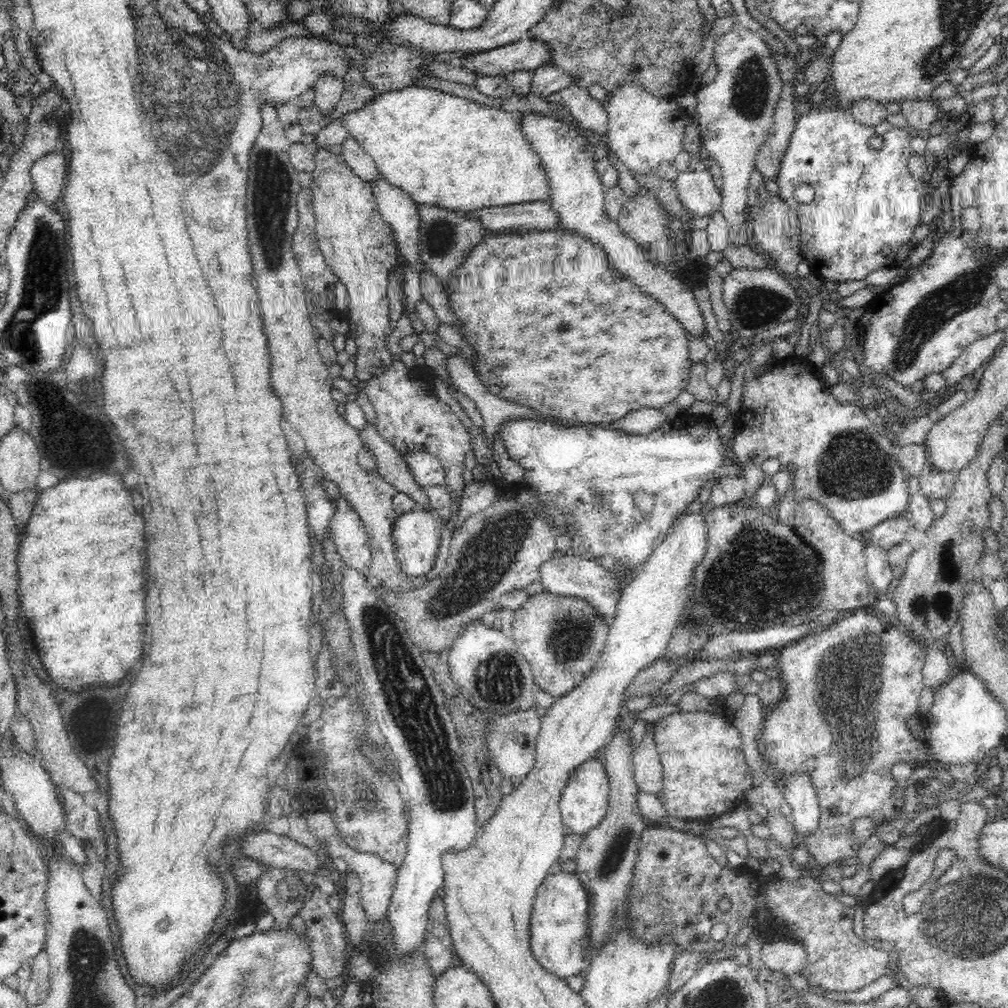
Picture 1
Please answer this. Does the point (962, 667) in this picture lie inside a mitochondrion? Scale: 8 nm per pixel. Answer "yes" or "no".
no

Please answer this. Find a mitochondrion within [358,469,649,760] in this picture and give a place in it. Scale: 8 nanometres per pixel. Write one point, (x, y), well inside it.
(493, 549)

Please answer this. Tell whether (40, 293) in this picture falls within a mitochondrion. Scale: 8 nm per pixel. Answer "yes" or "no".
yes

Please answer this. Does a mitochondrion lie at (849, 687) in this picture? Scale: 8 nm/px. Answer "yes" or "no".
yes

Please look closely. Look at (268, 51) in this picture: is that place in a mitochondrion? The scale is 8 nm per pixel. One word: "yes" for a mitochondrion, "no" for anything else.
no

